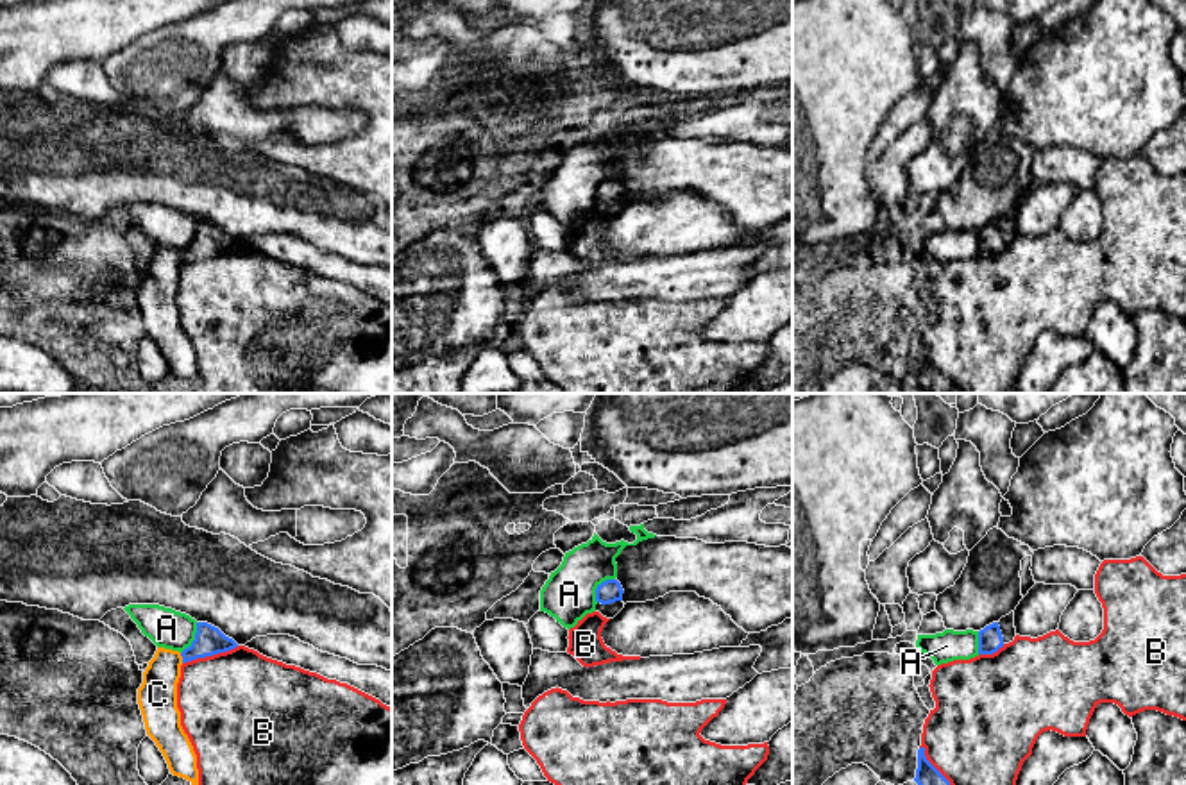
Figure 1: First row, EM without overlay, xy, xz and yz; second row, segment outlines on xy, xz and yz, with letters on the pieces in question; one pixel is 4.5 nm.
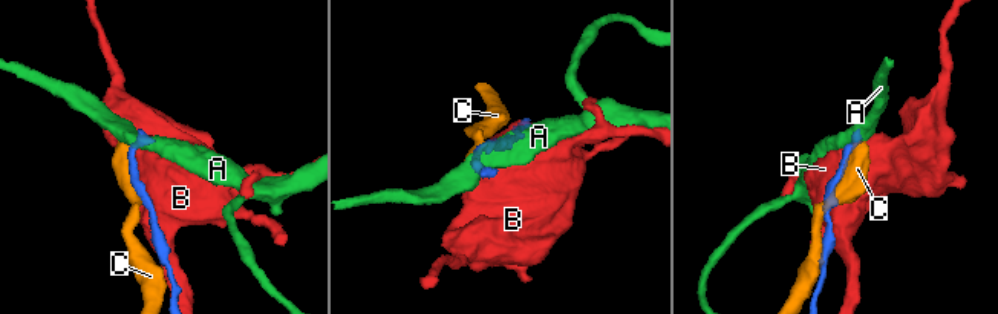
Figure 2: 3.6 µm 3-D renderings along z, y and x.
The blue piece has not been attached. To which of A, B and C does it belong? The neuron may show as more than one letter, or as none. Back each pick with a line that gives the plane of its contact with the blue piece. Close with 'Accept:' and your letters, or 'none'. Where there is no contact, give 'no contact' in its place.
Accept: none

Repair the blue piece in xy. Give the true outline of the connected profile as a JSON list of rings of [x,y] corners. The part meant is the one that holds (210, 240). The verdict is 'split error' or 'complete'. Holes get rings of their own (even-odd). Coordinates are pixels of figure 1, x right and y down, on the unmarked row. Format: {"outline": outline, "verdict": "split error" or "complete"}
{"outline": [[[197,222],[195,240],[181,252],[181,256],[182,263],[186,263],[197,257],[231,250],[234,247],[238,247],[238,243],[233,238],[225,236],[218,227],[208,222]]], "verdict": "complete"}

